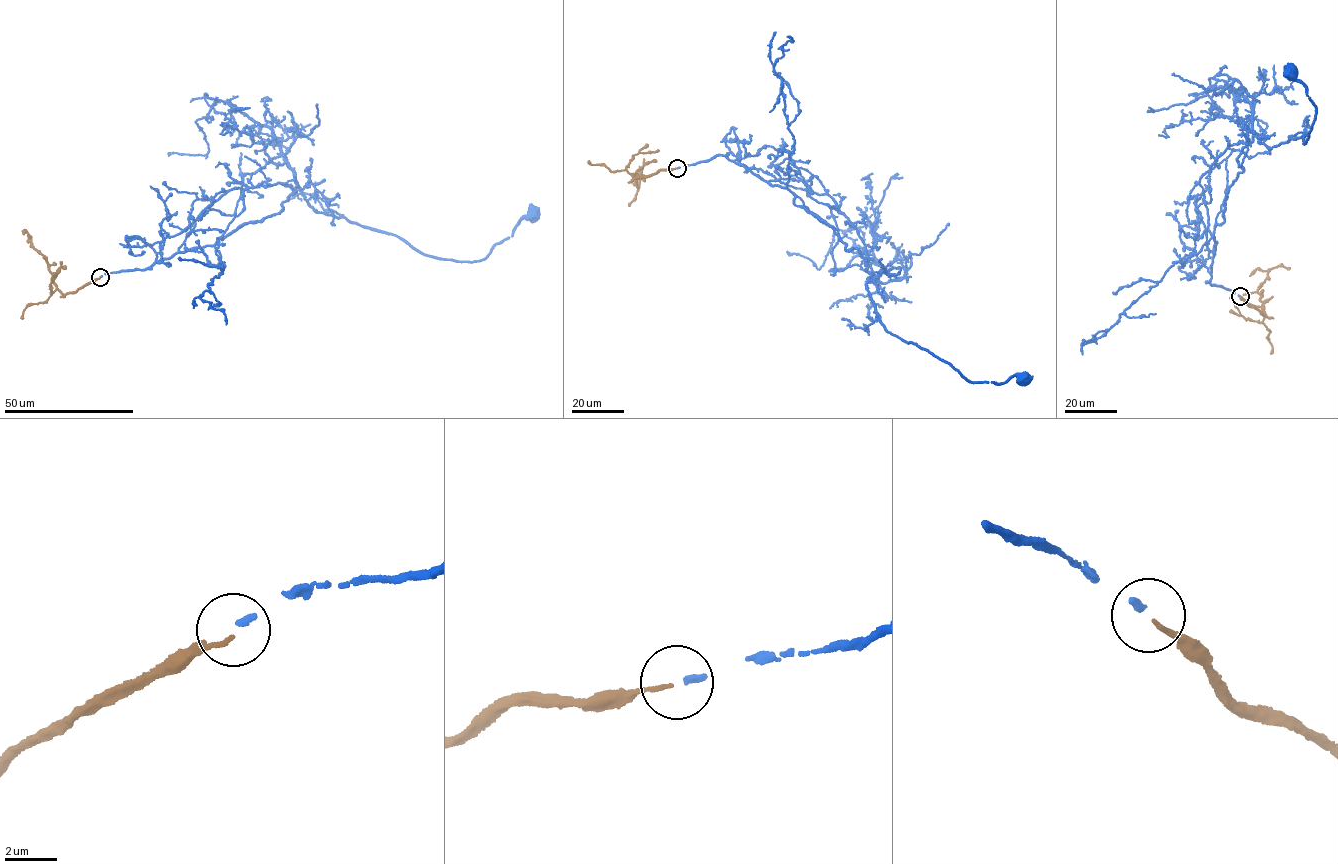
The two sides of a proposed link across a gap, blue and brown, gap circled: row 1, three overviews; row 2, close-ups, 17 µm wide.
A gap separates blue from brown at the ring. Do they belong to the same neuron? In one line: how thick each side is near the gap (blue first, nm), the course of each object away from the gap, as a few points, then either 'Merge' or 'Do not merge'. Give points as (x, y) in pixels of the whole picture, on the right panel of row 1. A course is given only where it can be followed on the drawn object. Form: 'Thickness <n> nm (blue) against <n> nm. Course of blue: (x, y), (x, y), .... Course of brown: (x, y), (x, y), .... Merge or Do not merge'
Thickness 240 nm (blue) against 150 nm. Course of blue: (1240, 296), (1209, 283), (1212, 236), (1253, 136), (1271, 148), (1308, 137), (1315, 106), (1291, 70). Course of brown: (1240, 297), (1266, 317), (1257, 289), (1267, 271), (1256, 269), (1249, 276). Merge

